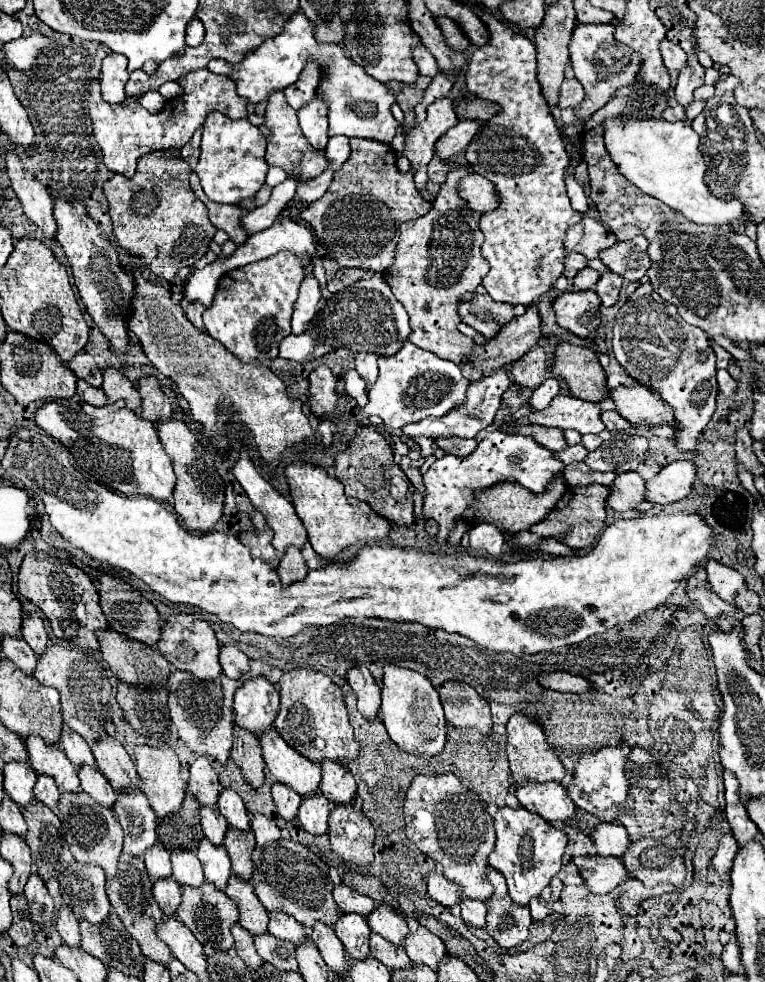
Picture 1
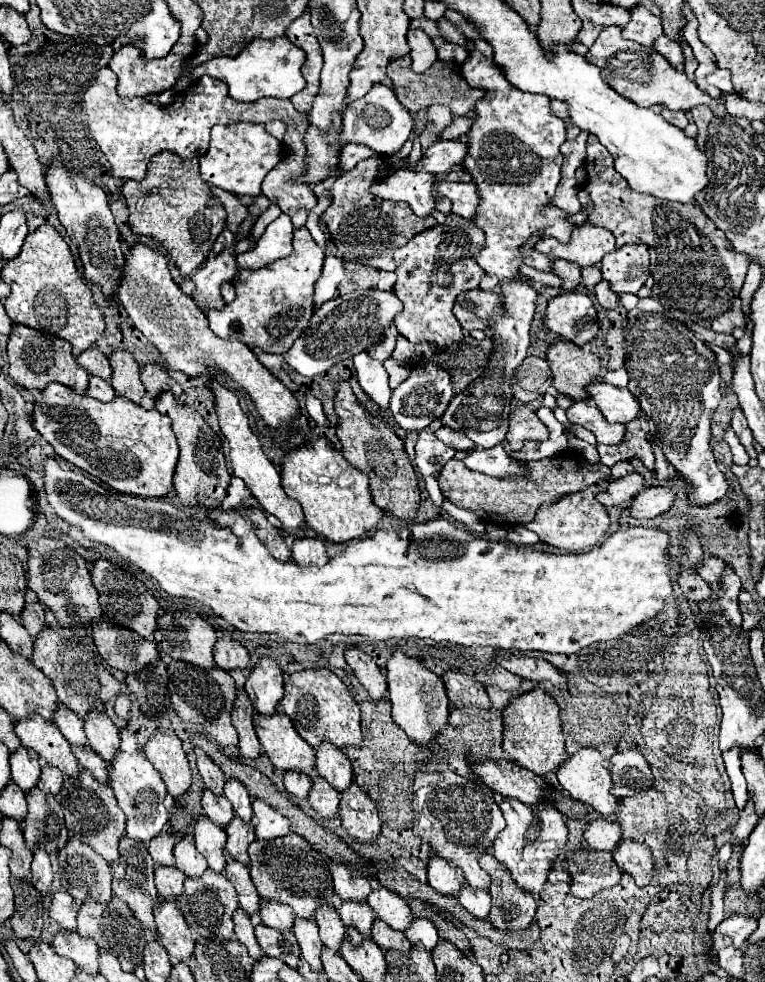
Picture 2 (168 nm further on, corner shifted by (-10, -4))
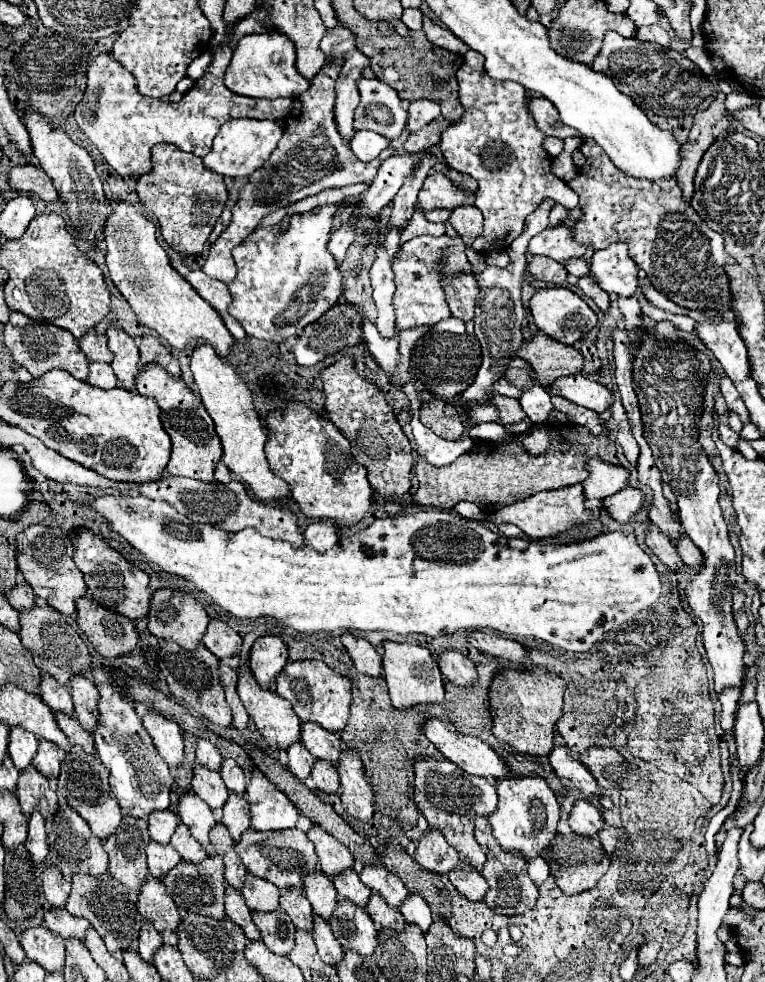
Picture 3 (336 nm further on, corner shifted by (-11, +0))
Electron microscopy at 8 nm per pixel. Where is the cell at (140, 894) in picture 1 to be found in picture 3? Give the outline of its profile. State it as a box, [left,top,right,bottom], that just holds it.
[104,816,150,892]

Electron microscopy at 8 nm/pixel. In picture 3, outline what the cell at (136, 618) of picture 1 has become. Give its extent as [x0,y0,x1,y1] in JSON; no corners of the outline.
[74,528,152,622]

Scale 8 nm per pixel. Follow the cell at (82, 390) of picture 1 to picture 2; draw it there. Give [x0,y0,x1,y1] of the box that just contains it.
[87,376,115,402]

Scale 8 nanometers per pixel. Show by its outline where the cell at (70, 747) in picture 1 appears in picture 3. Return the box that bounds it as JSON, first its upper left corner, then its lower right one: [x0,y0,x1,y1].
[40,676,74,718]

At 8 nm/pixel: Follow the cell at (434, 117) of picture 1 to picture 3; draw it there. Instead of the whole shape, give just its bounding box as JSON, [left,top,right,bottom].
[408,98,440,132]

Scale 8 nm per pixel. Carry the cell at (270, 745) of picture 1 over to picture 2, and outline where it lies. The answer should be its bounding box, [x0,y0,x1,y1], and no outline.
[253,710,315,776]

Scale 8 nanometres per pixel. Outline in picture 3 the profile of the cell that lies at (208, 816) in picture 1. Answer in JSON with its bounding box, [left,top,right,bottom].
[192,766,228,810]

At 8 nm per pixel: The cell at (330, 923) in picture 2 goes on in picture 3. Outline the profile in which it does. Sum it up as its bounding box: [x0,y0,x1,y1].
[304,870,338,920]

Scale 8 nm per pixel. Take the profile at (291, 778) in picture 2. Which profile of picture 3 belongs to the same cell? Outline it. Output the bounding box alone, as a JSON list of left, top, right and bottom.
[288,744,316,780]

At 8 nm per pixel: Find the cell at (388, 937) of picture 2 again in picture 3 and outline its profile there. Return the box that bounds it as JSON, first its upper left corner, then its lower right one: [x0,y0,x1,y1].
[366,894,406,932]

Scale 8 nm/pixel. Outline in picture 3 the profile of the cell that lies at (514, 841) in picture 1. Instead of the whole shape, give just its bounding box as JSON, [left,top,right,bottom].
[488,776,560,860]

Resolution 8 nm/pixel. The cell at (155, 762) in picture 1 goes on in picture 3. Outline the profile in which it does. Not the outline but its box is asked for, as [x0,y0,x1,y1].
[144,710,184,768]

